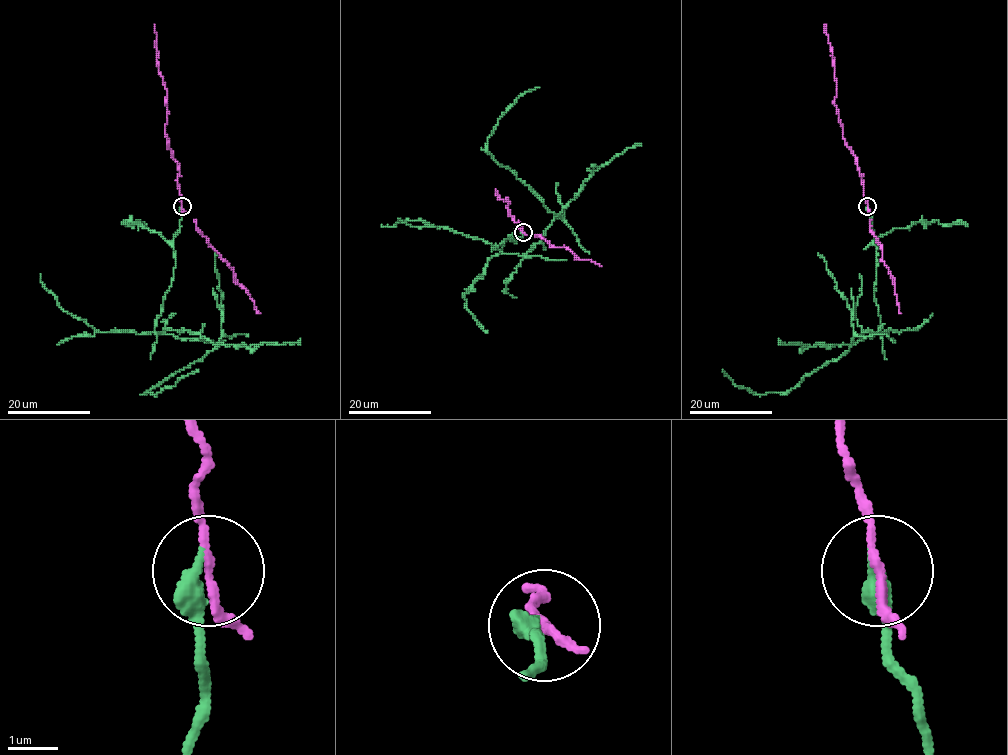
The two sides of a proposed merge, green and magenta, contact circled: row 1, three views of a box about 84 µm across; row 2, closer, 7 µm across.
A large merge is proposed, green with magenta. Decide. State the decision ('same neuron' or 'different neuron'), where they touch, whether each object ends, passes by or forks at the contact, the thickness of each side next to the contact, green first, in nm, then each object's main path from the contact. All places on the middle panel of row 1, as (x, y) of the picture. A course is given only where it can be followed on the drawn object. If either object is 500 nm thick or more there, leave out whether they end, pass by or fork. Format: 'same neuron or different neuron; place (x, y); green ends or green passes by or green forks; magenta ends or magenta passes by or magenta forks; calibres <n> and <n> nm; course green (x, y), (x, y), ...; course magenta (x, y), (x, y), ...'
different neuron; place (523, 232); green ends; magenta passes by; calibres 420 and 160 nm; course green (522, 232), (495, 247), (523, 257), (555, 214), (500, 165), (487, 140), (515, 100), (539, 87); course magenta (523, 232), (518, 226), (520, 223), (505, 207), (507, 201), (497, 198), (496, 189)

